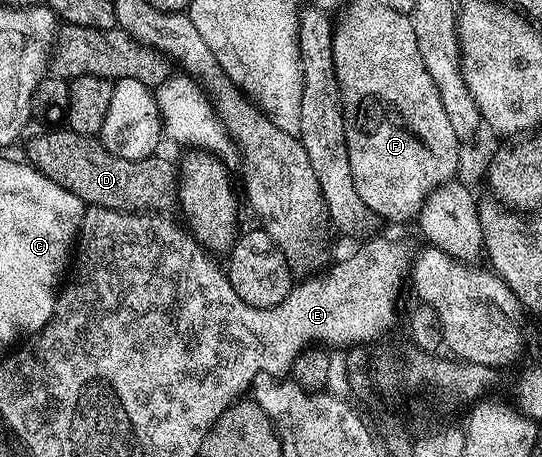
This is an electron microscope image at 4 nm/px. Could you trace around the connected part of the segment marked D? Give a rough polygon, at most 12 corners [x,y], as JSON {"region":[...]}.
{"region":[[43,130],[26,163],[84,205],[143,212],[174,189],[160,154],[117,158]]}

